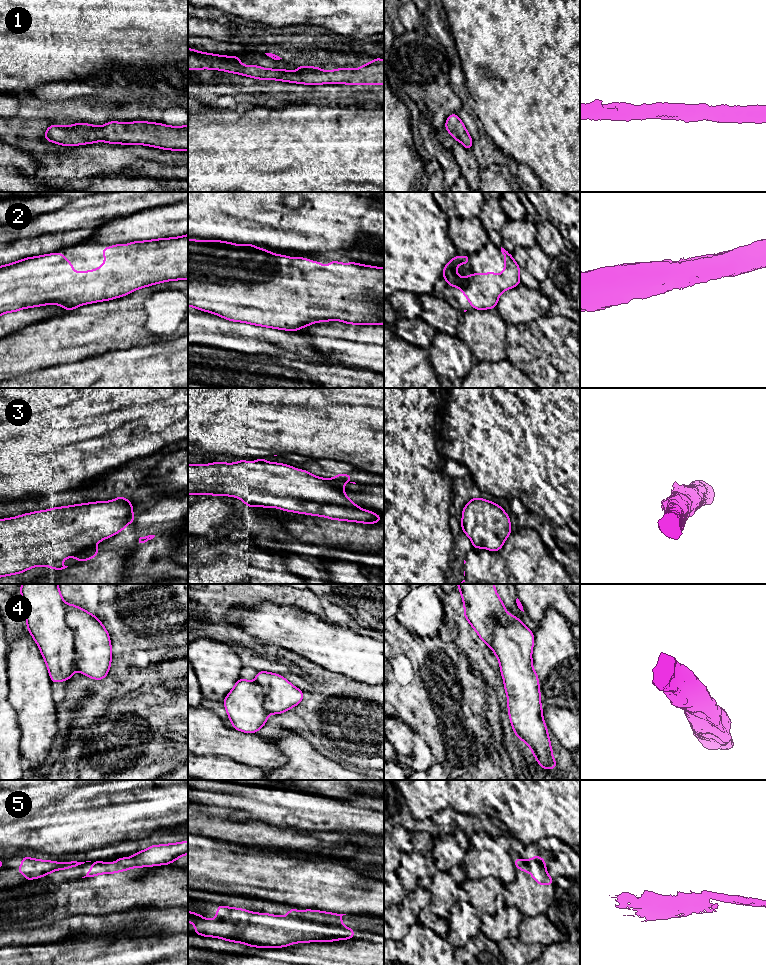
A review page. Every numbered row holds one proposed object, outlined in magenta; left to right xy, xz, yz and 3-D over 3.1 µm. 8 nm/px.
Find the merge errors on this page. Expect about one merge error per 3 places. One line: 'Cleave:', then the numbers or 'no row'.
Cleave: 4, 5

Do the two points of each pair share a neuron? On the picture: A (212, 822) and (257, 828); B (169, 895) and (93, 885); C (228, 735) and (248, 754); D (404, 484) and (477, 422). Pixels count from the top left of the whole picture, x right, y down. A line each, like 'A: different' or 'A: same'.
A: same
B: same
C: same
D: different

